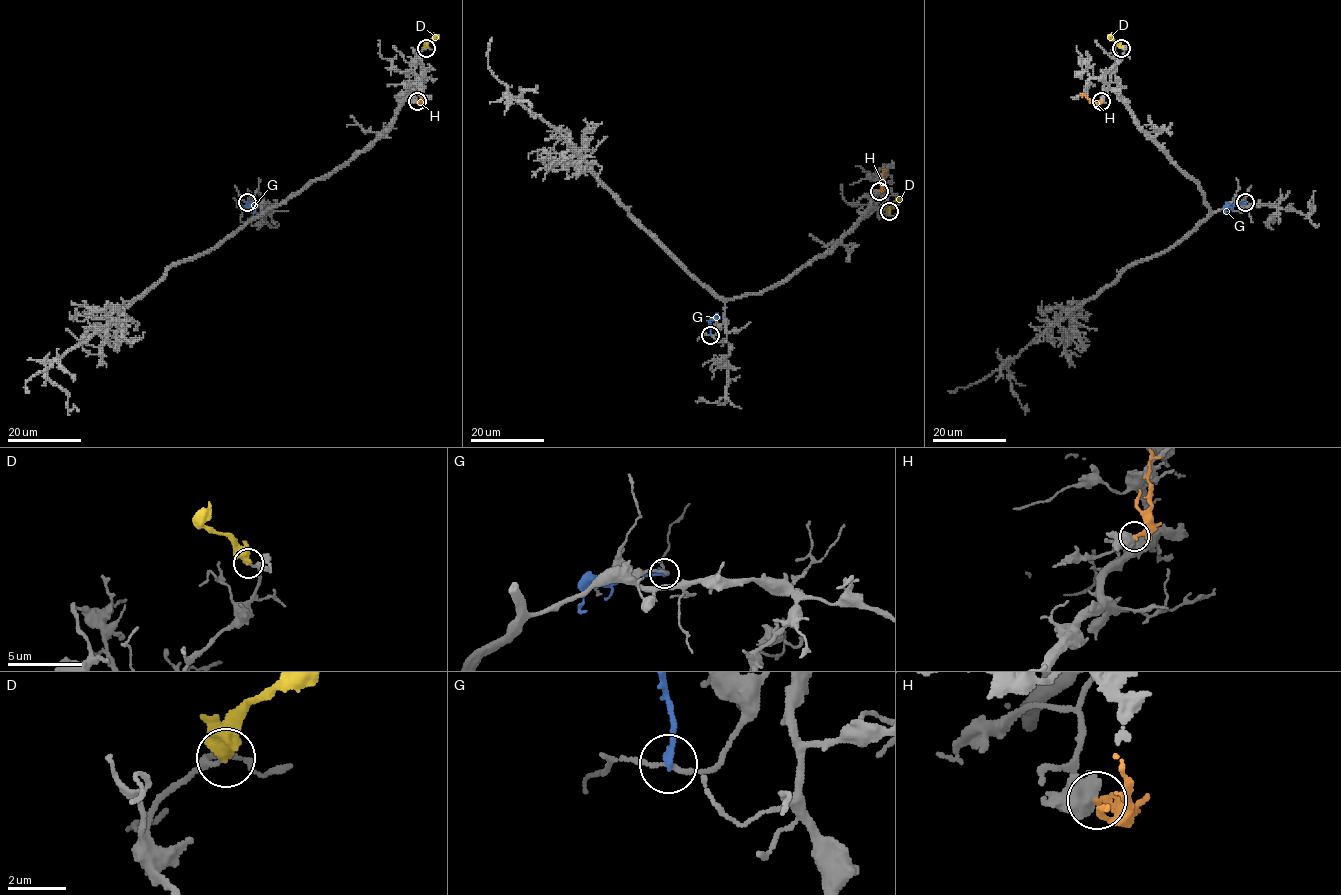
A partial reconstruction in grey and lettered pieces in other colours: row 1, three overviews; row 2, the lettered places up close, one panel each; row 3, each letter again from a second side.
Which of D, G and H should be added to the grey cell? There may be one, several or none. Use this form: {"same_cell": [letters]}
{"same_cell": []}

